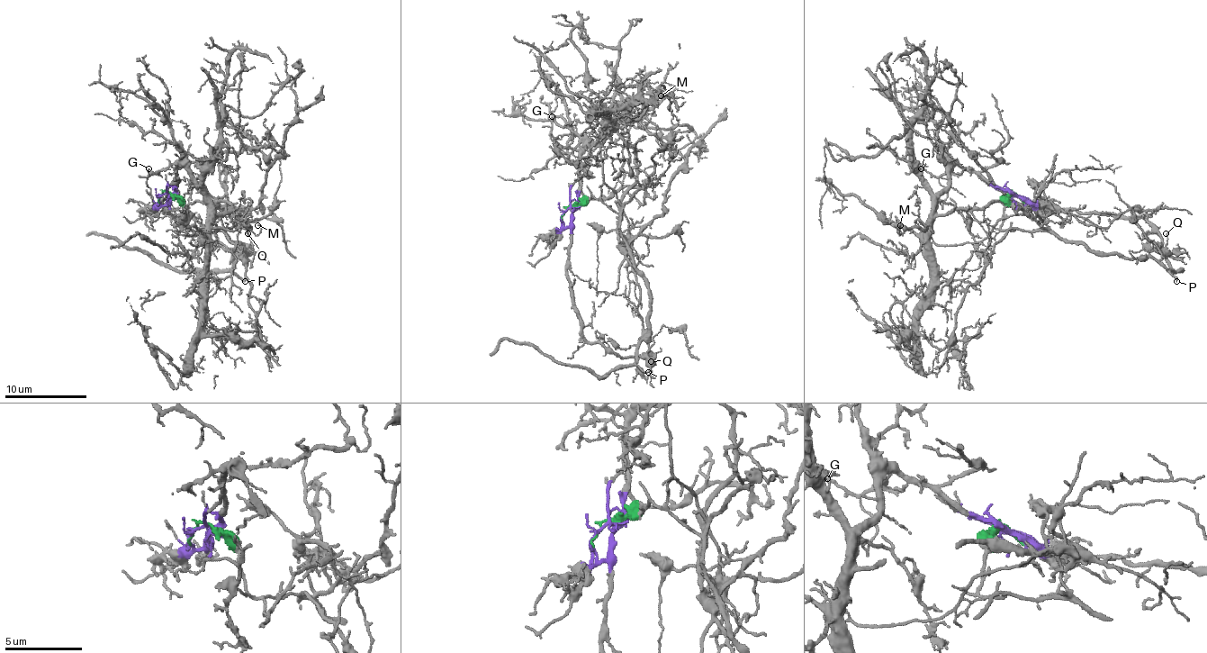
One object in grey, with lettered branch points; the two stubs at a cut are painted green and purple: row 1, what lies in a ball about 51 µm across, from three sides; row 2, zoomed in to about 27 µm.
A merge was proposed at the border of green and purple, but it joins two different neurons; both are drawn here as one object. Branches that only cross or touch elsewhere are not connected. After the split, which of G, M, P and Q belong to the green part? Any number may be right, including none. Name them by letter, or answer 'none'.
P

